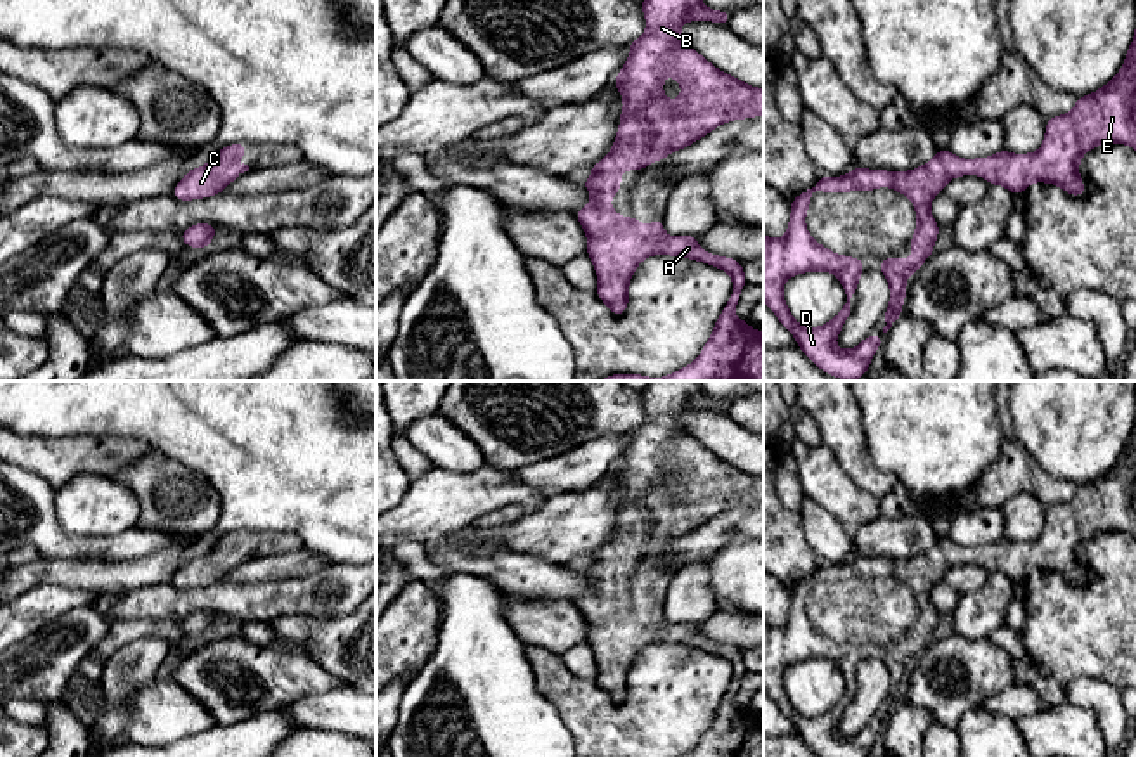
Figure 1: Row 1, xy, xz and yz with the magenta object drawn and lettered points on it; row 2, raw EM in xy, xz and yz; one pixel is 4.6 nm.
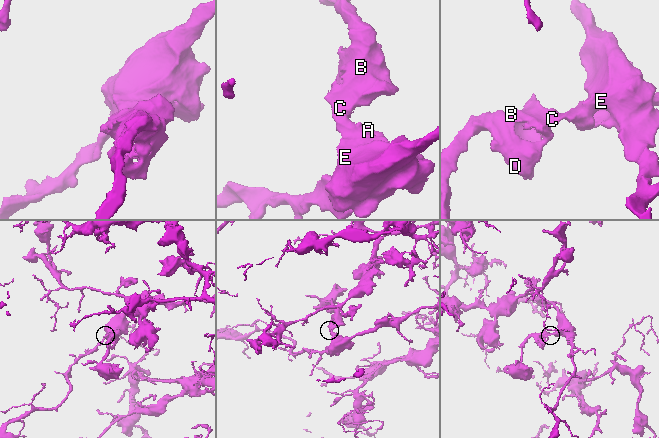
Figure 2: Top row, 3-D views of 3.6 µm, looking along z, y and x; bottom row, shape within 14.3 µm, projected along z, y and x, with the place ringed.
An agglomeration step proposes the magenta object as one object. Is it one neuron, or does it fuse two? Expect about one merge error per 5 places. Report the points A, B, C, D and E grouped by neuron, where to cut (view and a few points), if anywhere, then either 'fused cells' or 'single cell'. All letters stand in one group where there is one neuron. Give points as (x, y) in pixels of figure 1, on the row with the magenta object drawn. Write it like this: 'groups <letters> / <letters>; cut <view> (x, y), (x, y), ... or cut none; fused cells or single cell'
groups A B C D E; cut none; single cell

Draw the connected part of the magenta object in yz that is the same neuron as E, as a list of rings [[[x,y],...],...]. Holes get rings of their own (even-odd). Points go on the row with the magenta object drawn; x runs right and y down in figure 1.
[[[1136,29],[1120,71],[1100,90],[1079,97],[1075,100],[1075,107],[1070,113],[1046,120],[1044,142],[1036,152],[1013,154],[1003,149],[989,158],[963,159],[954,156],[946,147],[939,149],[939,152],[926,165],[909,171],[887,171],[855,166],[850,173],[842,177],[821,175],[821,178],[814,184],[812,189],[804,191],[790,203],[791,217],[784,237],[772,239],[764,234],[764,301],[774,312],[781,326],[795,336],[798,348],[819,369],[823,369],[829,376],[836,376],[845,381],[855,381],[859,376],[868,372],[875,352],[883,343],[883,334],[902,315],[902,305],[907,293],[907,277],[918,272],[925,260],[935,251],[933,244],[940,227],[930,213],[930,203],[937,194],[944,191],[946,184],[951,178],[975,173],[985,178],[991,185],[1003,185],[1013,194],[1025,192],[1032,182],[1046,182],[1058,185],[1070,196],[1077,197],[1086,194],[1086,184],[1079,177],[1079,161],[1089,149],[1103,144],[1126,144],[1136,149]],[[878,187],[892,187],[894,191],[906,194],[918,213],[916,230],[909,241],[913,248],[913,258],[902,260],[900,256],[890,256],[878,263],[878,269],[887,277],[890,288],[890,303],[887,312],[881,315],[887,326],[883,327],[881,334],[866,336],[855,348],[840,350],[835,345],[835,340],[838,338],[843,322],[854,312],[852,296],[857,293],[859,275],[864,272],[864,260],[836,255],[819,244],[816,239],[812,239],[805,227],[805,213],[810,206],[810,197],[816,191],[871,192]],[[804,272],[833,272],[847,294],[840,314],[821,327],[800,326],[791,315],[783,296],[786,279]]]

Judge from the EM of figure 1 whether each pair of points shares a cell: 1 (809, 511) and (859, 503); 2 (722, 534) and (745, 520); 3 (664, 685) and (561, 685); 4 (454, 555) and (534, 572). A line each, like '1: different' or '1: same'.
1: different
2: same
3: same
4: same

